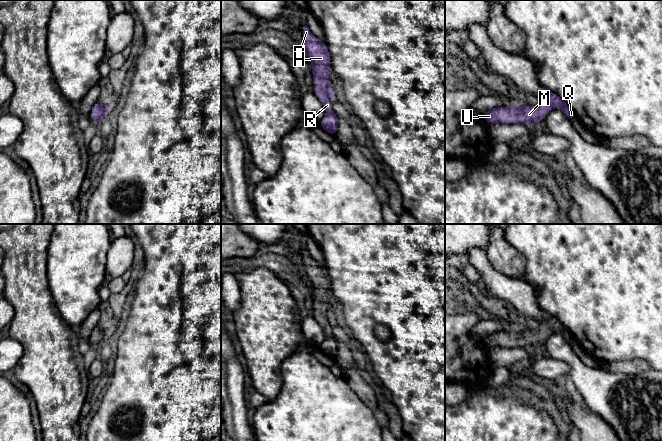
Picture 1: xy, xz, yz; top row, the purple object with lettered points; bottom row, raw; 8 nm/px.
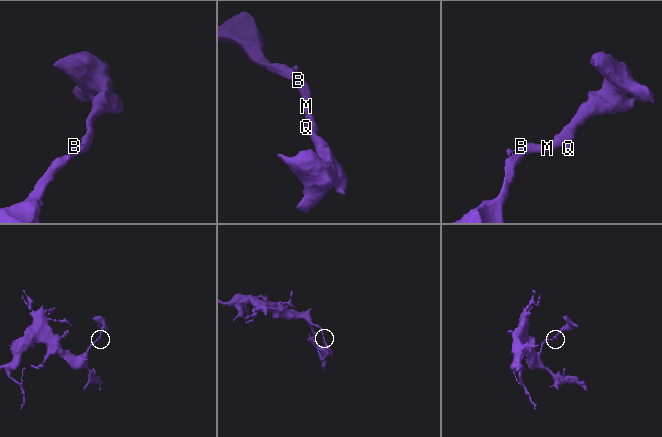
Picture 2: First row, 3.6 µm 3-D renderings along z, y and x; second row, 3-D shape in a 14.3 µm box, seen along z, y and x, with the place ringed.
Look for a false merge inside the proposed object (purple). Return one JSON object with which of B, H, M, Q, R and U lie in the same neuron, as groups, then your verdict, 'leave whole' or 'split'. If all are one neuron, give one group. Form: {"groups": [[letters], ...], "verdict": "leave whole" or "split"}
{"groups": [["B", "H", "M", "Q", "R", "U"]], "verdict": "leave whole"}

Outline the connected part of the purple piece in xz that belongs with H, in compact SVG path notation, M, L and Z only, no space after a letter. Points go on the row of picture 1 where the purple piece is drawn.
M305 25L302 30L305 50L312 65L314 93L317 95L327 113L319 122L320 126L329 134L335 135L338 130L337 115L332 109L333 86L328 79L330 71L330 55L326 43L319 41Z

